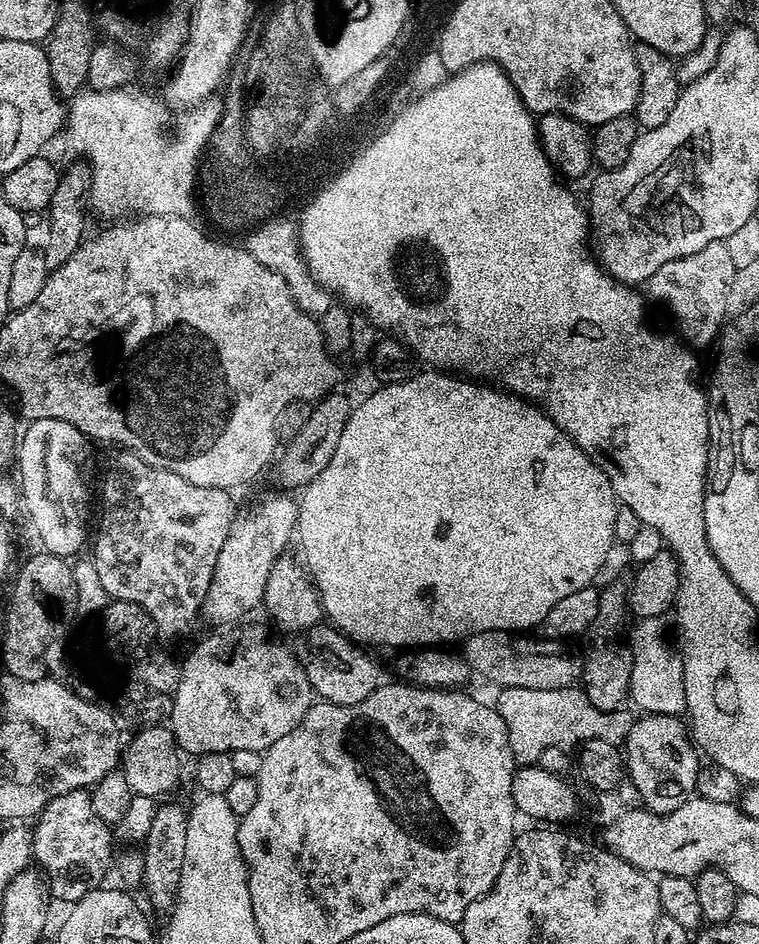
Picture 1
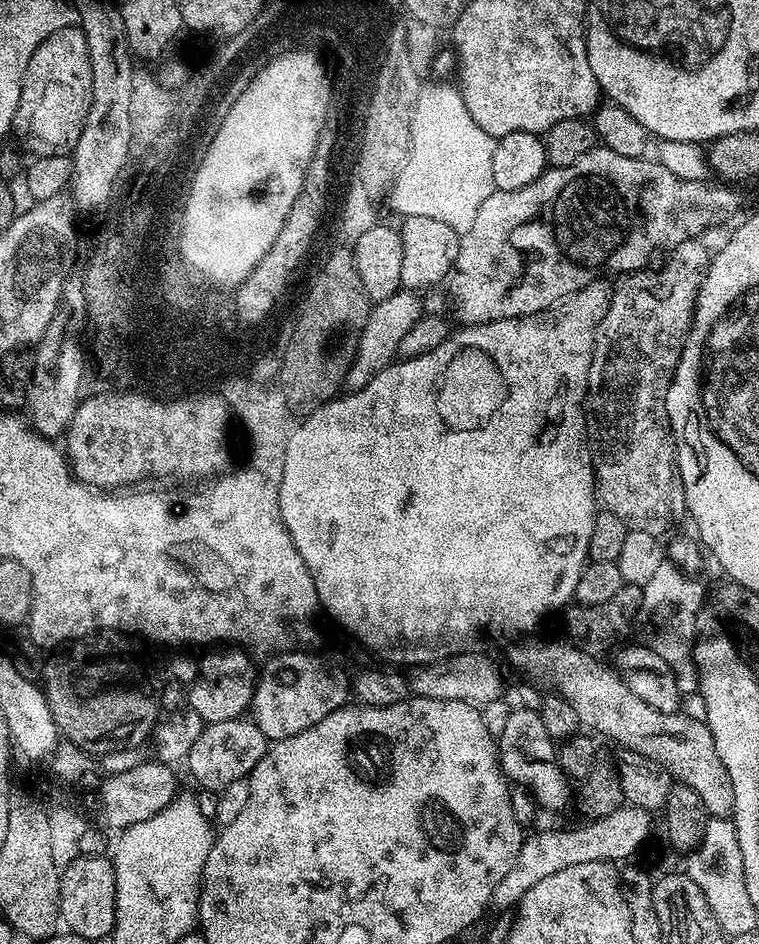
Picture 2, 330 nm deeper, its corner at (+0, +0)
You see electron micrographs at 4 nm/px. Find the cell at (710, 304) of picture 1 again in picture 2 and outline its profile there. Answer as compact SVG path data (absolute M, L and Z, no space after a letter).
M697 238L682 242L667 256L668 261L657 272L640 270L625 275L621 279L624 281L615 285L608 313L596 327L588 395L584 401L592 471L596 473L596 494L603 511L618 514L629 530L645 531L658 537L663 537L680 519L685 519L688 511L676 465L676 440L672 437L666 410L666 394L688 341L692 317L696 315L696 299L708 272L710 251Z

